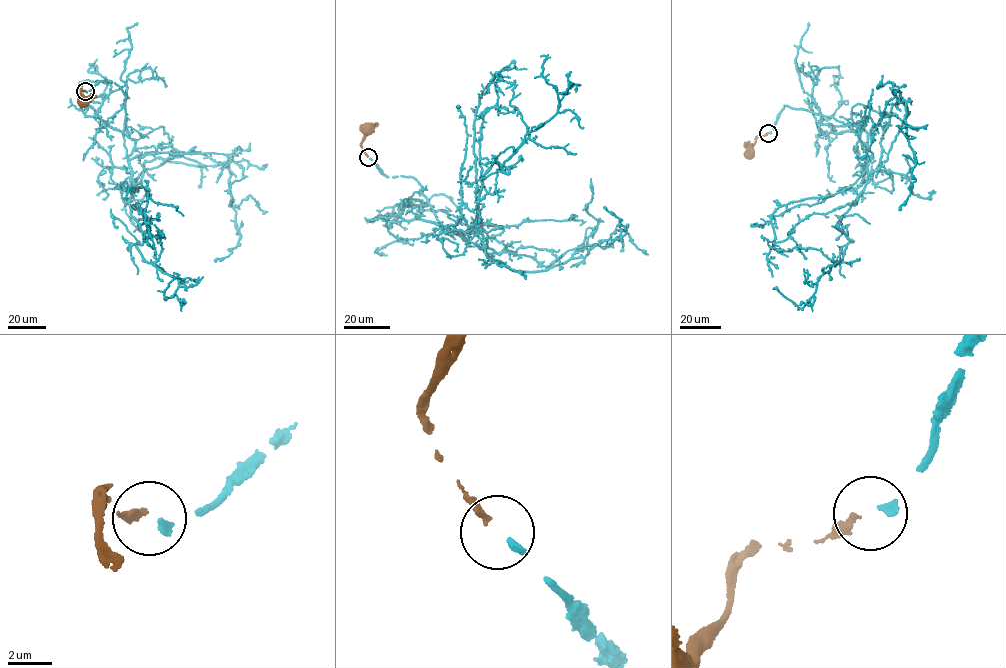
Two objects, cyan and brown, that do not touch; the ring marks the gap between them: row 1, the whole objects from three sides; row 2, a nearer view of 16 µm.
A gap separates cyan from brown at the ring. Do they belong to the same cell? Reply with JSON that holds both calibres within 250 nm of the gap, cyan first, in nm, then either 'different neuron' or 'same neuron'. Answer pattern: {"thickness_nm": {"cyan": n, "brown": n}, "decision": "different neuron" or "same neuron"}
{"thickness_nm": {"cyan": 360, "brown": 280}, "decision": "same neuron"}

